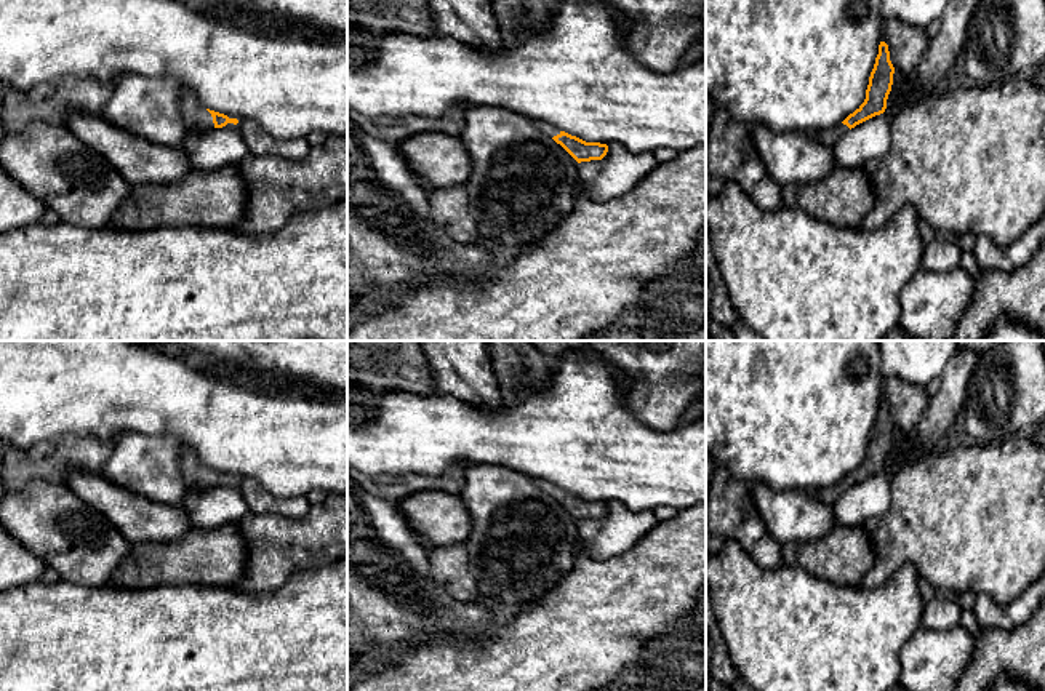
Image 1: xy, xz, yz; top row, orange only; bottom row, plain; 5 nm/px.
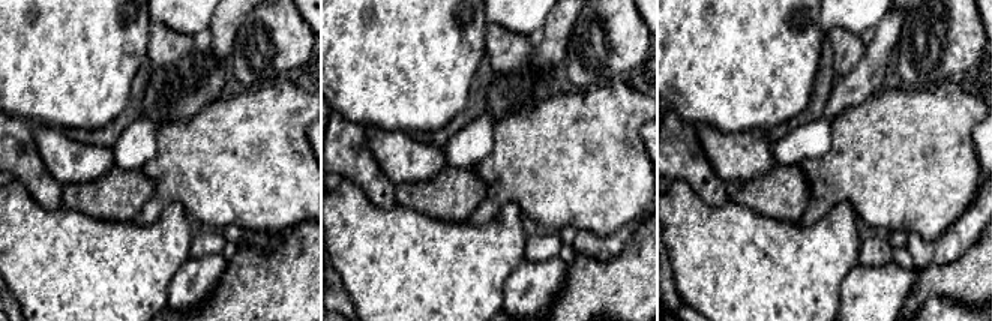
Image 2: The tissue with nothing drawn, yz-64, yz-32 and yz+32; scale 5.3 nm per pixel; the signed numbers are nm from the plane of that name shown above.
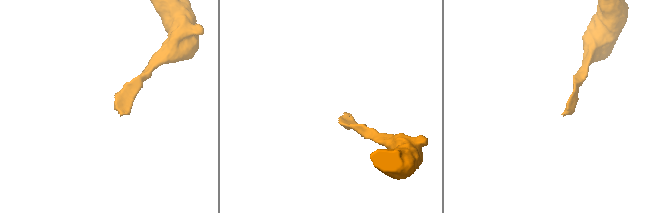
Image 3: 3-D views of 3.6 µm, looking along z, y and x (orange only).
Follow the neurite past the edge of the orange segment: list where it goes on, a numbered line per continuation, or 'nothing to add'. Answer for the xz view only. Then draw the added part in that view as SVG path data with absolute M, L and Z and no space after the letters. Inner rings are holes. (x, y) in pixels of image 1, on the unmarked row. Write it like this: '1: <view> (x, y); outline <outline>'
1: xz (549, 488); outline M536 480L536 485L538 485L539 488L543 488L543 489L544 489L547 494L551 494L551 496L560 493L560 488L555 486L555 485L552 485L552 483L549 483L549 481Z

